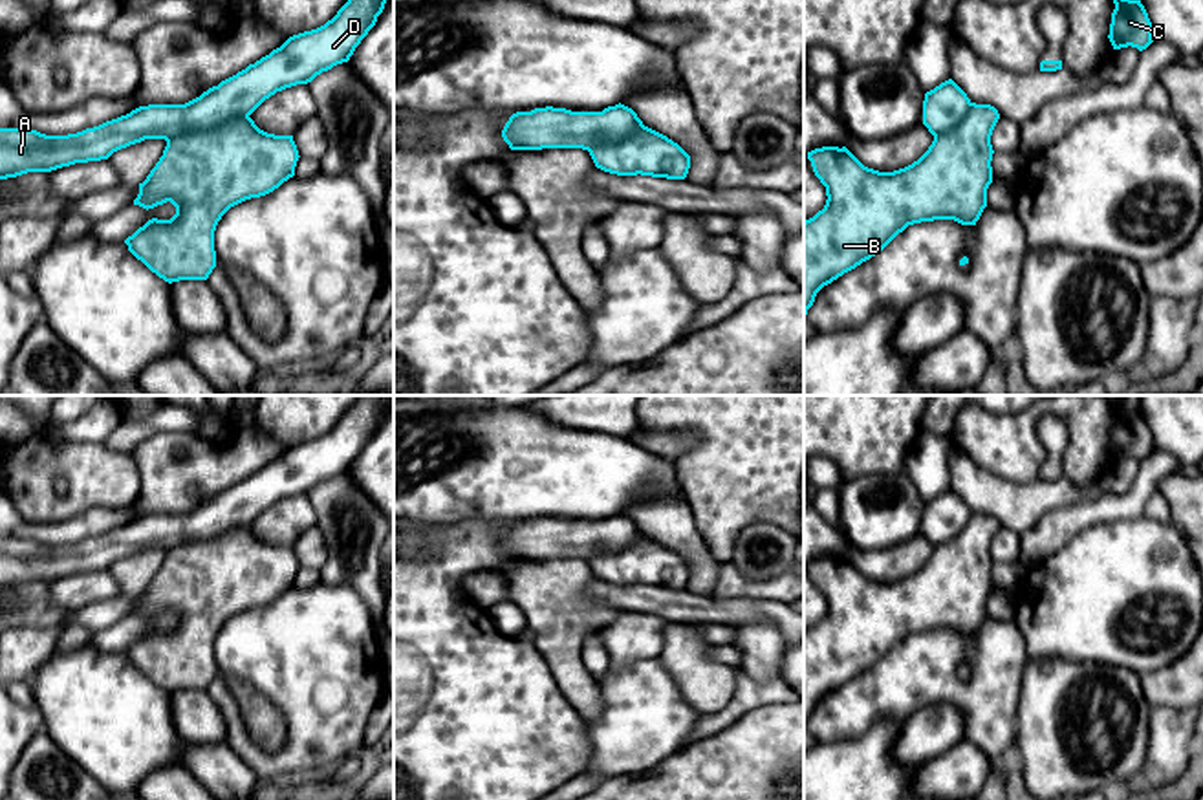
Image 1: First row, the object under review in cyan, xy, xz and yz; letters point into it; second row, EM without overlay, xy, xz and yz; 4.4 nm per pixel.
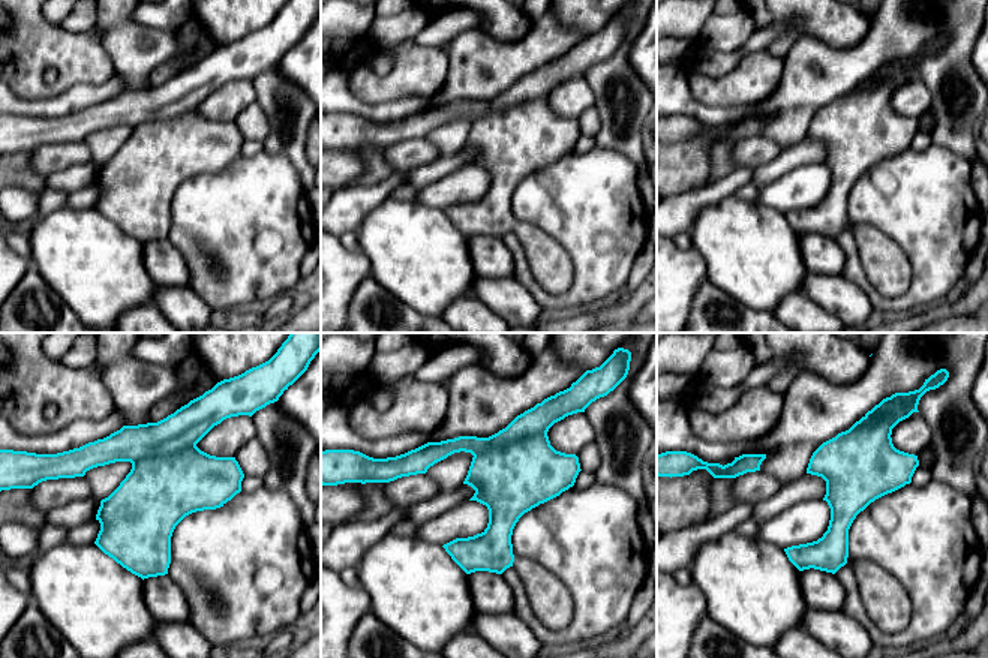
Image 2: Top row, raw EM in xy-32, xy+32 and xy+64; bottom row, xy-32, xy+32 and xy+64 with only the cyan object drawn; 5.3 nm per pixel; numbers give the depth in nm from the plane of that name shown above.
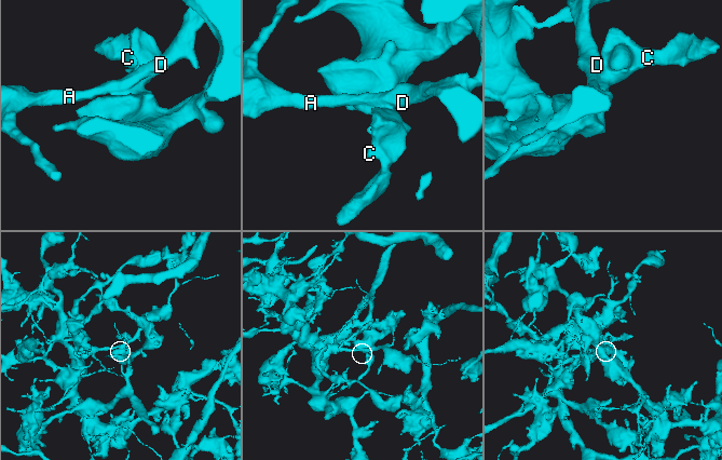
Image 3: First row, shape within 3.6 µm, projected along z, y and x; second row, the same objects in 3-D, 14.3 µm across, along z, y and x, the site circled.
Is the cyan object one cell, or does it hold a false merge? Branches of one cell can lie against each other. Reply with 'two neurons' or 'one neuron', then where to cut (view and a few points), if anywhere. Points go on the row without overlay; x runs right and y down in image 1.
two neurons; cut xy (248, 524), (209, 539), (176, 544), (167, 551)

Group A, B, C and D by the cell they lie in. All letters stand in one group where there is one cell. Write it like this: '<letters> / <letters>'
A D / B C

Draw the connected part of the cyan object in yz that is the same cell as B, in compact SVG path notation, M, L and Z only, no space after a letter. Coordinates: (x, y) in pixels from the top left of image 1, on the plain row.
M970 513L958 536L936 546L917 571L894 582L864 577L846 557L807 562L828 610L822 621L804 632L804 729L824 696L881 663L908 635L934 630L976 635L992 593L991 546L998 529L994 516Z

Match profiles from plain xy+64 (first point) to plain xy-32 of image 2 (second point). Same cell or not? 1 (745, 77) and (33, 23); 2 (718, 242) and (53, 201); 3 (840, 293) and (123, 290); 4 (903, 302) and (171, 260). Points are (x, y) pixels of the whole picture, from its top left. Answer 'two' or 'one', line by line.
1: one
2: two
3: two
4: two

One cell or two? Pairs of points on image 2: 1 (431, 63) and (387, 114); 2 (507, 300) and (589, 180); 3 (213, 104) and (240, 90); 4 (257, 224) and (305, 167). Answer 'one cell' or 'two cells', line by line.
1: two cells
2: two cells
3: one cell
4: two cells

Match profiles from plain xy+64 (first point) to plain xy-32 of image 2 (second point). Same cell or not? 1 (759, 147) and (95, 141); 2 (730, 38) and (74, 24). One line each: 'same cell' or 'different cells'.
1: different cells
2: same cell

